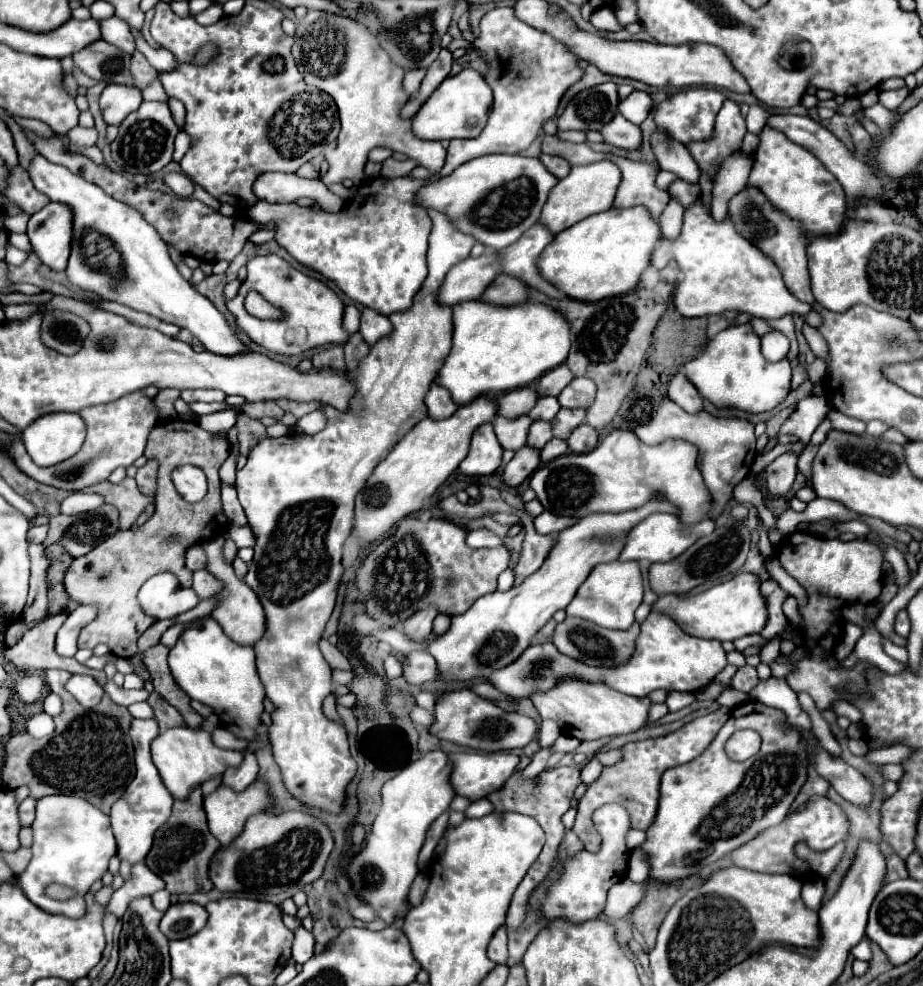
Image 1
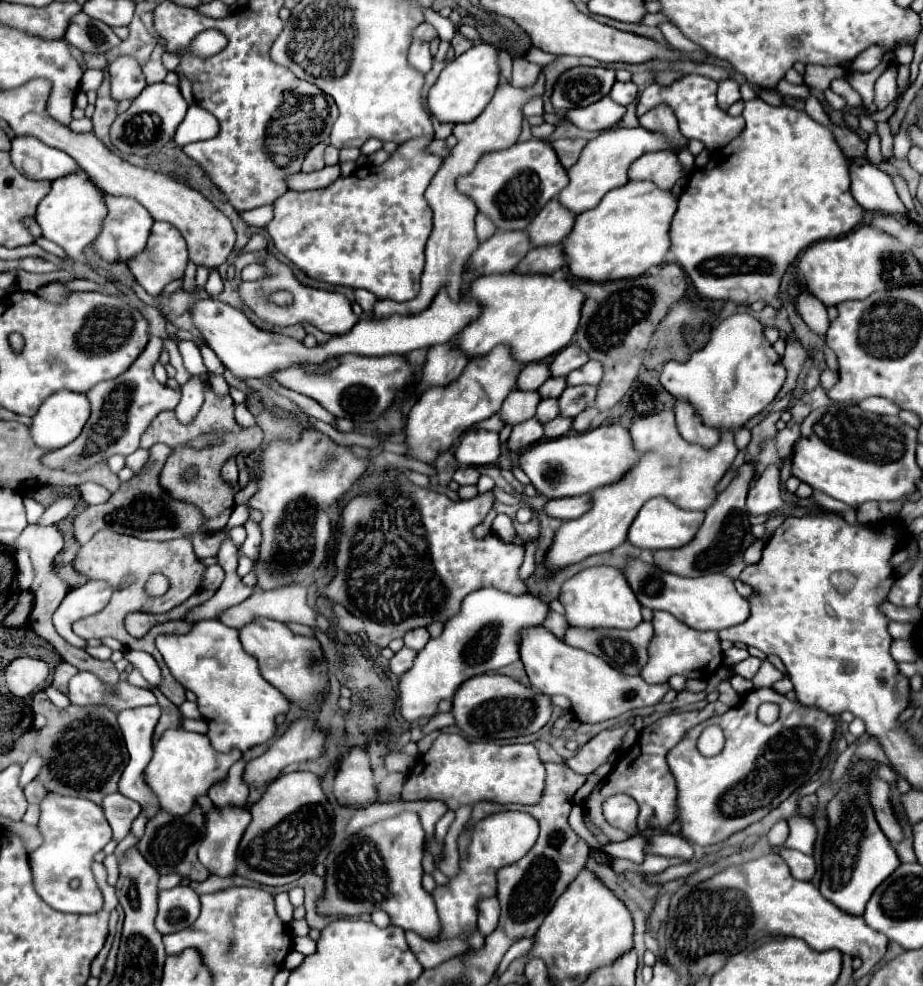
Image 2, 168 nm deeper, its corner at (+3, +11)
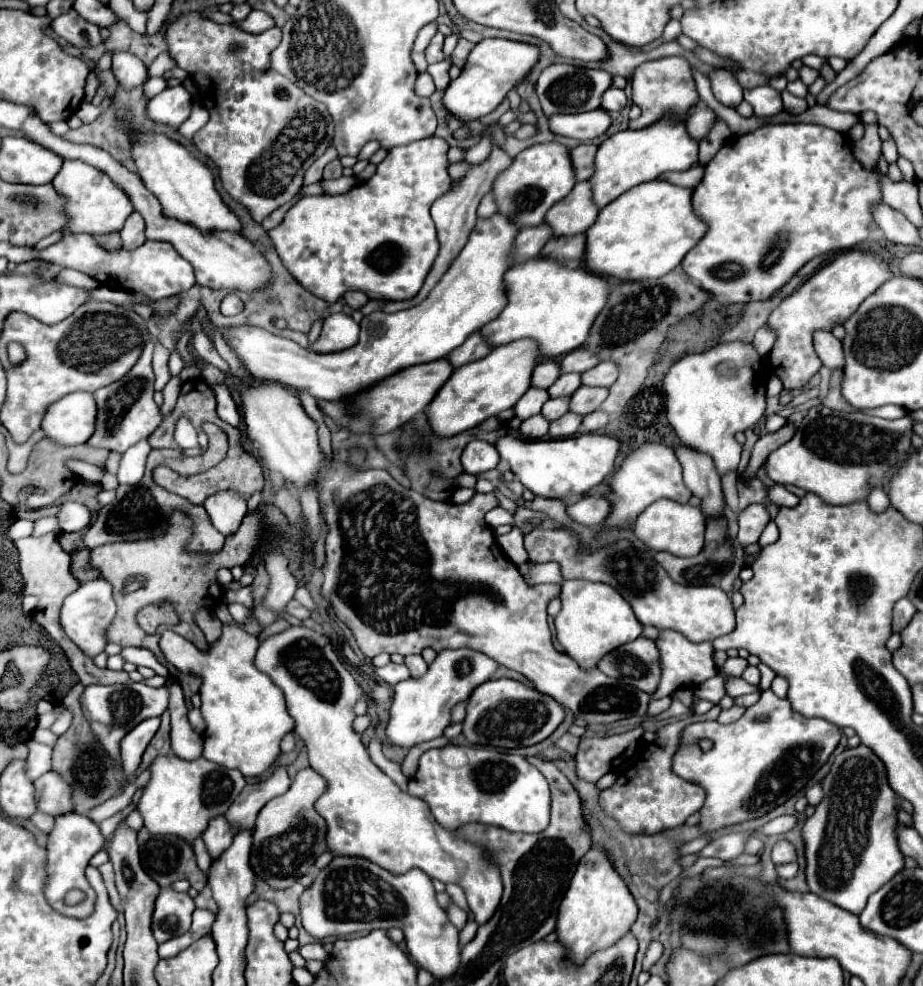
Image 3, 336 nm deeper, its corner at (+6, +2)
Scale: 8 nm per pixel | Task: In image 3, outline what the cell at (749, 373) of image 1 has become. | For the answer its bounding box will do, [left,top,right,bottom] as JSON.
[663,341,765,477]

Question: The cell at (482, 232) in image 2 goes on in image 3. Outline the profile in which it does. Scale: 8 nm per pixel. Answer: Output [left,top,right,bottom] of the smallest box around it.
[477,193,497,217]

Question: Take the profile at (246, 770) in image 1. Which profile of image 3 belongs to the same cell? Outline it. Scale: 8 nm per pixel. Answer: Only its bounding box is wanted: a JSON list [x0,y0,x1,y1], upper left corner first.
[203,817,235,861]

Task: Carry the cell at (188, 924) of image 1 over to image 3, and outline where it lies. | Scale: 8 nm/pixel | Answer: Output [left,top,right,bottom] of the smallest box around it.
[153,887,195,943]

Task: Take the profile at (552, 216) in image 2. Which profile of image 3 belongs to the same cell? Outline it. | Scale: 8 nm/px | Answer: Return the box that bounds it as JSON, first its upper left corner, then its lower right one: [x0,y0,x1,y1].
[545,181,599,235]

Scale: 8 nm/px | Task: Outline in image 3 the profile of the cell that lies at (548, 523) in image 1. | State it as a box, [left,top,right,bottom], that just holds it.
[567,495,611,527]

